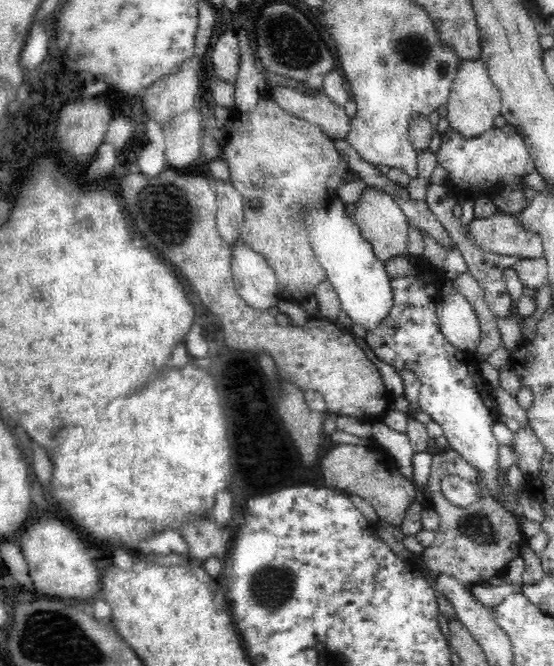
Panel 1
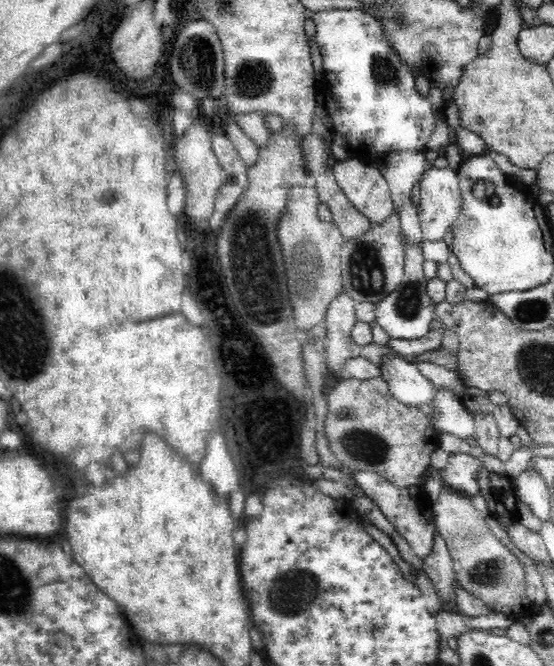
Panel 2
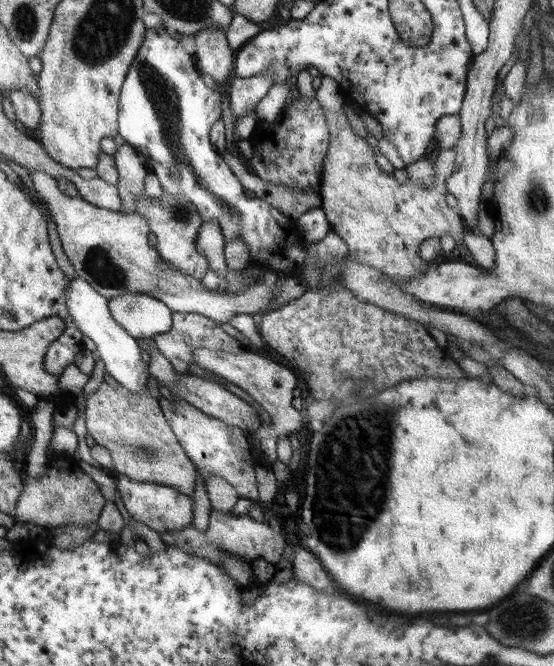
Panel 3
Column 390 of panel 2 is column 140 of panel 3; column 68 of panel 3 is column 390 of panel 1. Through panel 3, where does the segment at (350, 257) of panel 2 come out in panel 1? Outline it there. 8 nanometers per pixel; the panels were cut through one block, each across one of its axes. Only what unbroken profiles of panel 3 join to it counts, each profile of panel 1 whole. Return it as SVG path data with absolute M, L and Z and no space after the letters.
M366 186L362 196L356 202L356 214L354 220L358 222L360 230L362 230L362 238L366 238L372 246L374 246L374 254L378 256L378 260L386 266L386 262L394 256L406 256L408 258L408 222L406 222L406 214L400 208L400 204L384 190L374 188L374 186Z

